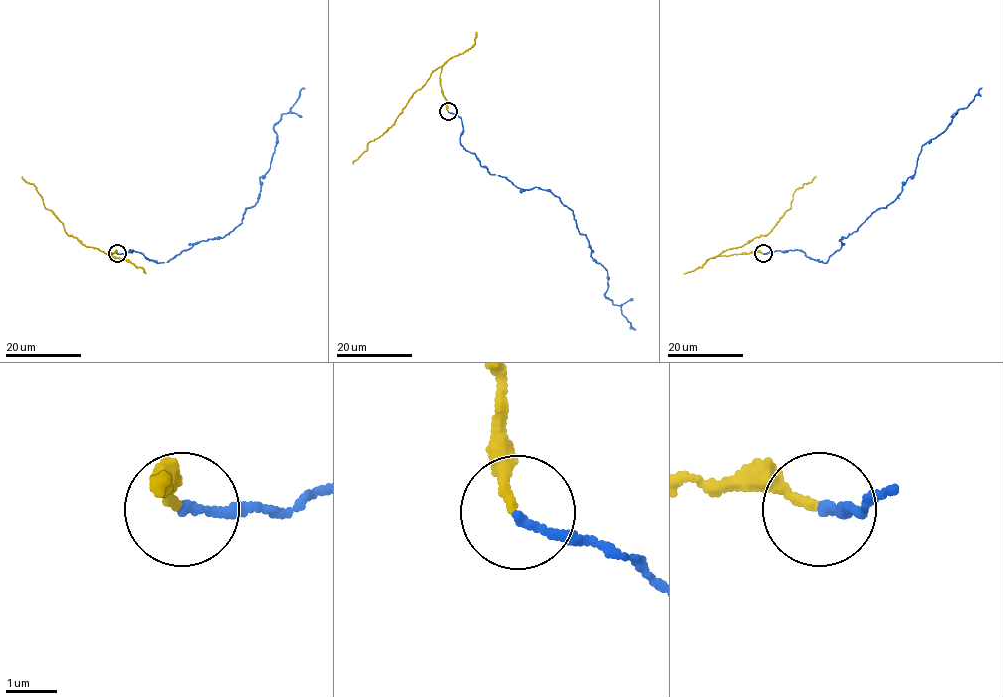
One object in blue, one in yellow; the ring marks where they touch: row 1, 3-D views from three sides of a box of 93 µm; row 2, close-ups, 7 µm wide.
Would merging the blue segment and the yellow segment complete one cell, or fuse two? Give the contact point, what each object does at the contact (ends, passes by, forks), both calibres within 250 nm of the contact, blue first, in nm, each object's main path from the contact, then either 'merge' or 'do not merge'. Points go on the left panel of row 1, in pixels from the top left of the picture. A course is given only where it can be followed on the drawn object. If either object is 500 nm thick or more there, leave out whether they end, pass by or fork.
(117, 253) | blue ends | yellow ends | 190/170 nm | blue via (117, 253), (130, 249), (159, 263), (233, 231), (258, 200), (260, 178), (275, 151), (274, 125), (304, 87) | yellow via (117, 253), (108, 255), (84, 246), (67, 233), (59, 218), (45, 207), (36, 188), (22, 176) | merge

